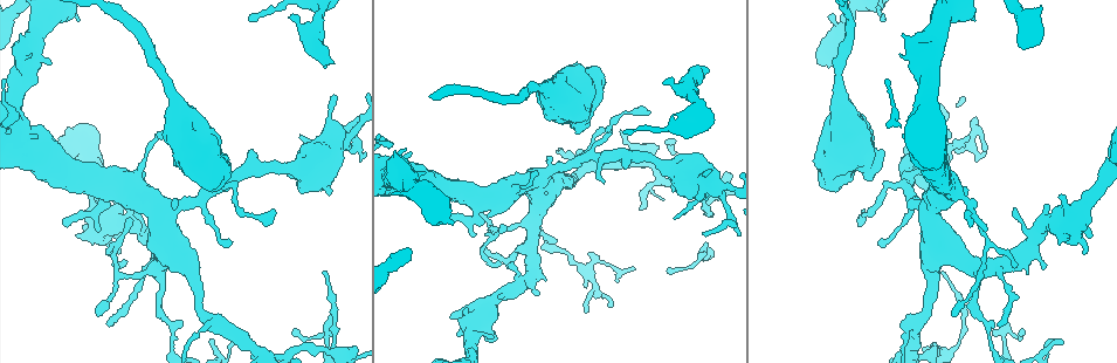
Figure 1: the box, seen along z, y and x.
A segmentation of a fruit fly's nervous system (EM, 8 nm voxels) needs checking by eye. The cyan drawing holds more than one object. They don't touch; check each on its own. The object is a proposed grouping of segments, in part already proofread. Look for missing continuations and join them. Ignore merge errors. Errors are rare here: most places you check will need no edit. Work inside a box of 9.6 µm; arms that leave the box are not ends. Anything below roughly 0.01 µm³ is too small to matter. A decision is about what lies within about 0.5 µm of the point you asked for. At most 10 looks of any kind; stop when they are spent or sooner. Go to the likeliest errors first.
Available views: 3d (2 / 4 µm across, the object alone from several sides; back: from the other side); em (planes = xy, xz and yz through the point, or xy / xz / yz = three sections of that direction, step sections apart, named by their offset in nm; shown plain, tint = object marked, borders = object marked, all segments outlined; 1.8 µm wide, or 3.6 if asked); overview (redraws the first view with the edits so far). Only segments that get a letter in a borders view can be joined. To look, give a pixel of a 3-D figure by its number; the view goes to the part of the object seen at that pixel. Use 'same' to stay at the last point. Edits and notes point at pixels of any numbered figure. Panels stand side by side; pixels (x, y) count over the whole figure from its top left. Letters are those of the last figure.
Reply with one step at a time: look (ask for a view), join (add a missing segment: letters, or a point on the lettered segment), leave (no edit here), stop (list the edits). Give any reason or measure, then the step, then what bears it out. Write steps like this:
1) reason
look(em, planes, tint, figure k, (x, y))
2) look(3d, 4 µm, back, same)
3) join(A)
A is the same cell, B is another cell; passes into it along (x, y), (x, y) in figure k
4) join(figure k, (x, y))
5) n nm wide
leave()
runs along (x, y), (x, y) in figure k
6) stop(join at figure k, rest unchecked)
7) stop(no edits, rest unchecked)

thin end
look(3d, 4 µm, back, figure 1, (704, 251))

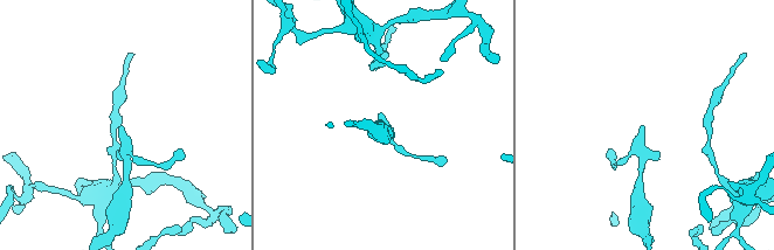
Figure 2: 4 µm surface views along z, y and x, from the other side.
now the EM
look(em, xy, step 8, tint, figure 2, (122, 125))

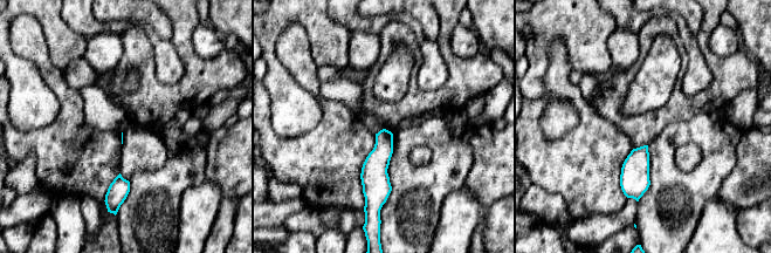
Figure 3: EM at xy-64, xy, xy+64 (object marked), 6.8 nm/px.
cut it another way
look(em, planes, borders, same)

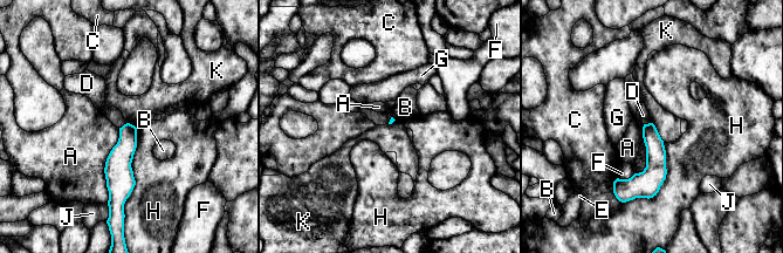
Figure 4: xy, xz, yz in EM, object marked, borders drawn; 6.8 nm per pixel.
A touches over 500 nm
leave()
A, B, C, D, E, F, G, H, J and K are other cells; runs along (651, 127), (653, 176), (646, 193) in figure 4; none of them fits

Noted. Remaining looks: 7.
stops while still wide
look(em, xz, step 4, borders, figure 1, (333, 61))

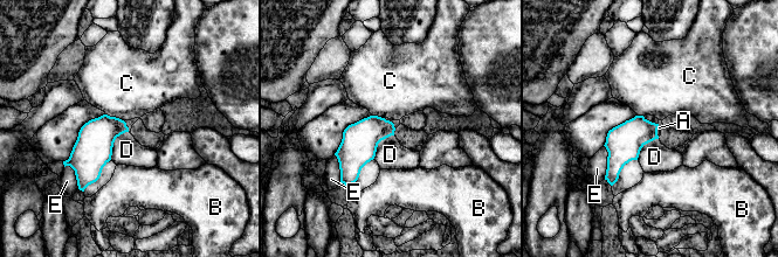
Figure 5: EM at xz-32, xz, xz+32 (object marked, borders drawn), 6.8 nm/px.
another direction
look(em, planes, borders, same)

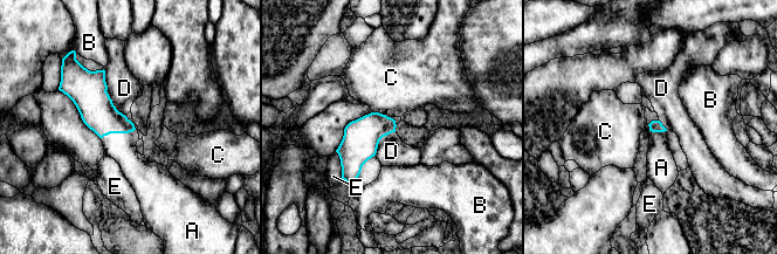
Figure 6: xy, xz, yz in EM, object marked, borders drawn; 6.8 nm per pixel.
leave()
A, B, C, D and E are other cells; border along (136, 129), (101, 138) in figure 6; no lettered segment goes on from it

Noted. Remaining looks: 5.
a narrow waist
look(em, xy, step 8, borders, figure 1, (533, 223))

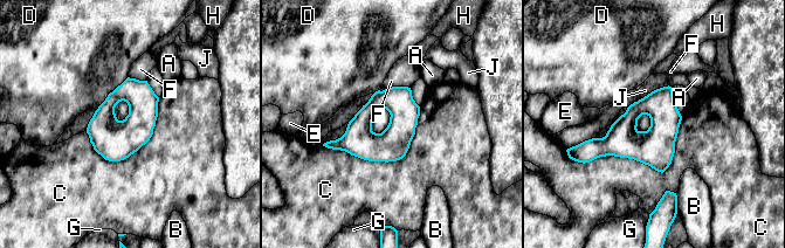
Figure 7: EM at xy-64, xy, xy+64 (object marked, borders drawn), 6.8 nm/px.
220 nm wide
leave()
A, B, C, D, E, F, G, H and J are other cells; border along (682, 117), (662, 172), (584, 164) in figure 7; none of them fits

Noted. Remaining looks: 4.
free end
look(3d, 4 µm, figure 1, (647, 111))

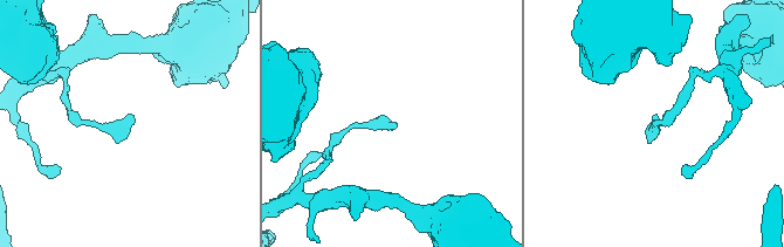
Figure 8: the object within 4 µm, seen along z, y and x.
need the tissue
look(em, planes, tint, figure 8, (391, 125))

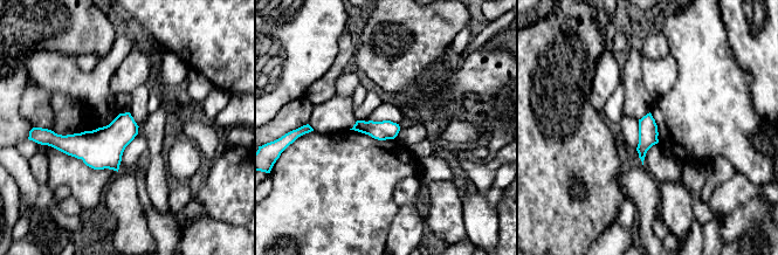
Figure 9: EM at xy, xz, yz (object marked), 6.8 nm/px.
look(em, planes, borders, same)

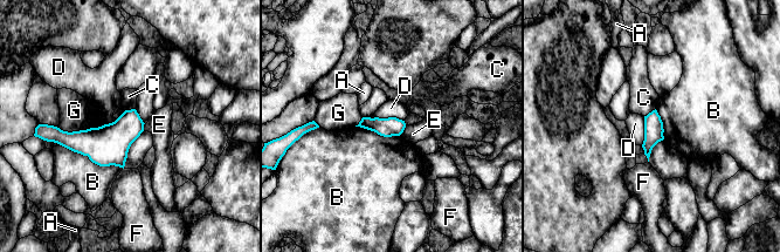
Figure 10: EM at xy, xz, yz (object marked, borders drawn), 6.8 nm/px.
leave()
A, B, C, D, E, F and G are other cells; border along (57, 143), (99, 165), (123, 168) in figure 10; no lettered segment goes on from it

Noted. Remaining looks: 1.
stop(no edits, rest unchecked)

